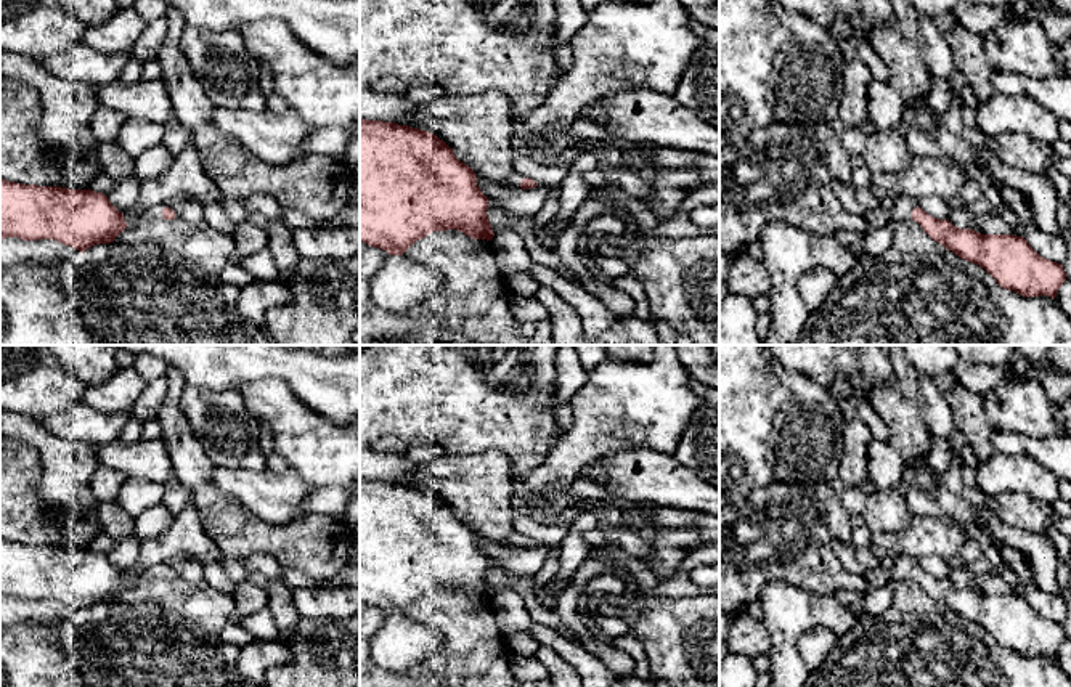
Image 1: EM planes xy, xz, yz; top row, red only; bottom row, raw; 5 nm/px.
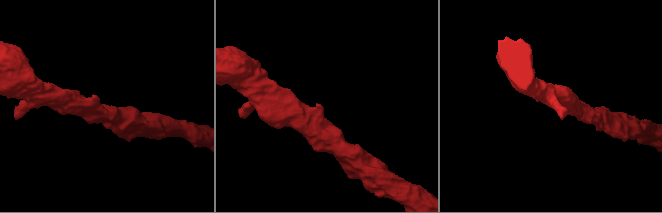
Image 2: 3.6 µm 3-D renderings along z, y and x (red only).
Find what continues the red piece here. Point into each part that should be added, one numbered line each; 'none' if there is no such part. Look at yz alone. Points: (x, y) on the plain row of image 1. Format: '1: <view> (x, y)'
none

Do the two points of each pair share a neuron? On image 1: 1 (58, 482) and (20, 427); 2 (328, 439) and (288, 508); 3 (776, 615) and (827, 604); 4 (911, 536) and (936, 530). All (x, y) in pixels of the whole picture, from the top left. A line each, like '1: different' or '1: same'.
1: same
2: different
3: same
4: same

